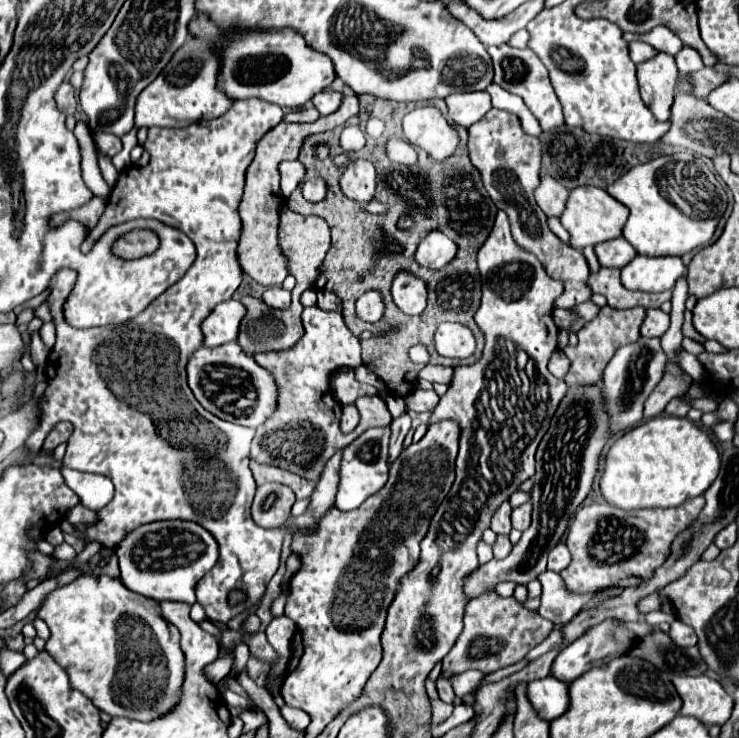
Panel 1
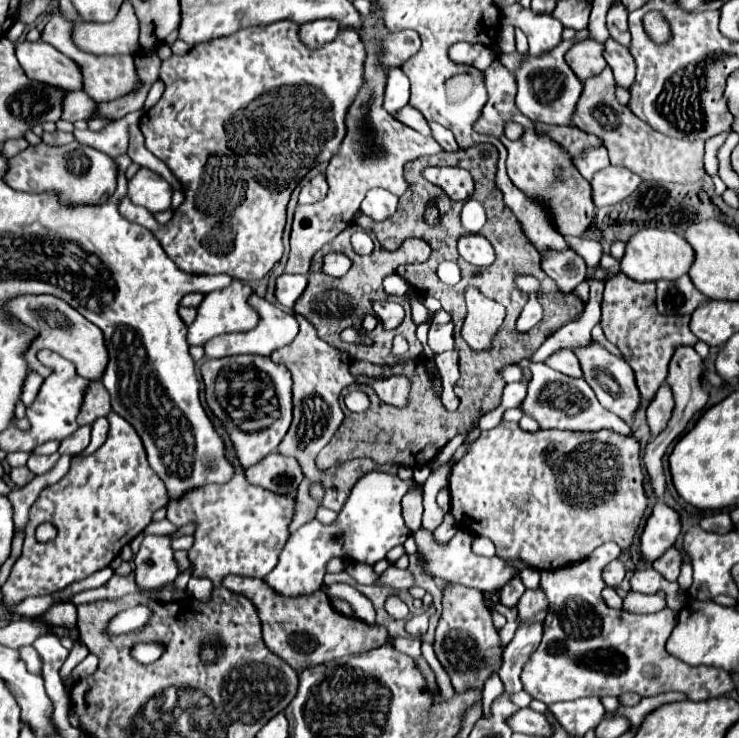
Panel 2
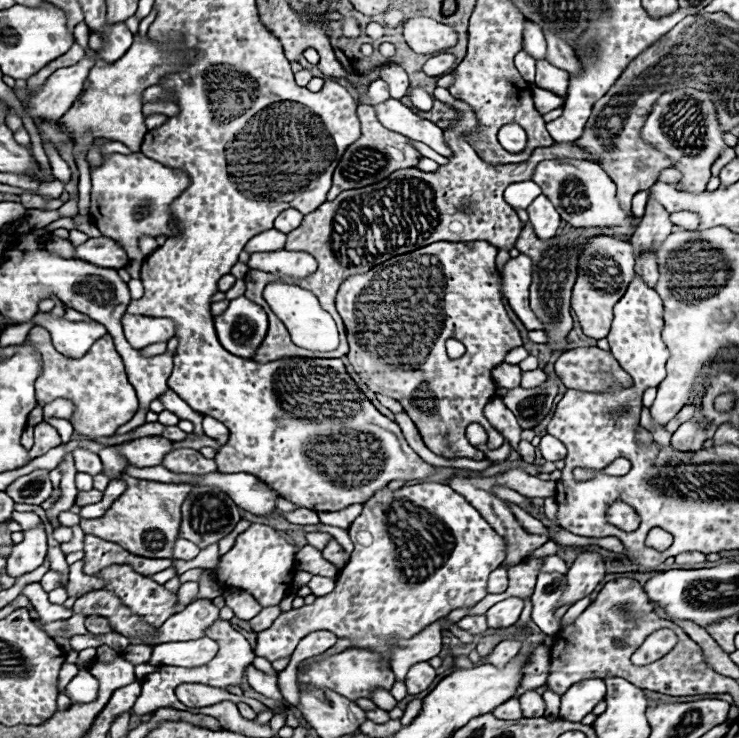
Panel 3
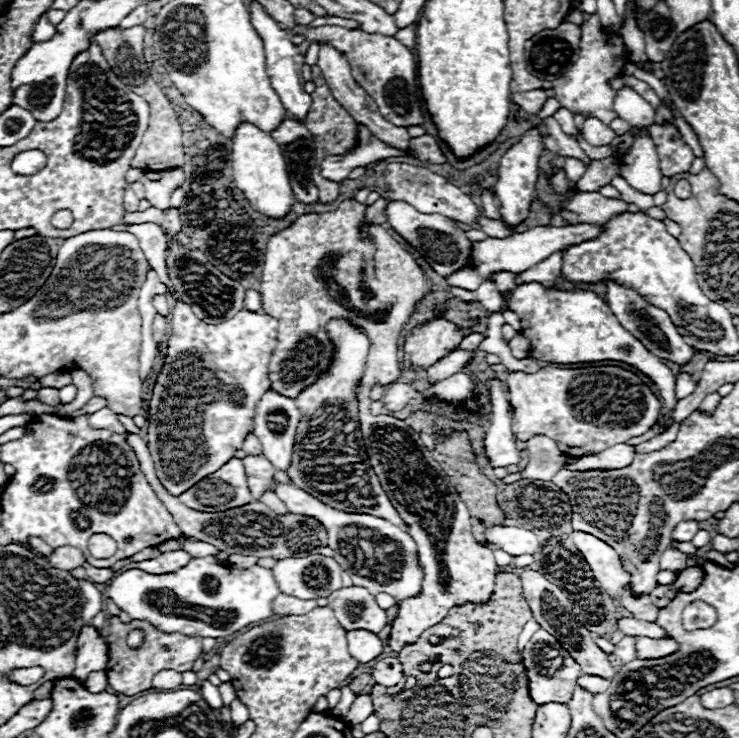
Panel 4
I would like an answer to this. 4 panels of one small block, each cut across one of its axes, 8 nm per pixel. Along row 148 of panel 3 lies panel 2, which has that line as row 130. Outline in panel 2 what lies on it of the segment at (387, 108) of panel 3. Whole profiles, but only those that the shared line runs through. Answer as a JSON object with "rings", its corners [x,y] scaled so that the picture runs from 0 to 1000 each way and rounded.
{"rings":[[[585,165],[582,171],[585,171],[587,187],[593,190],[593,195],[598,195],[601,203],[609,203],[609,206],[617,206],[620,203],[620,195],[614,190],[614,182],[606,173],[601,173],[598,168],[590,168],[590,165]]]}

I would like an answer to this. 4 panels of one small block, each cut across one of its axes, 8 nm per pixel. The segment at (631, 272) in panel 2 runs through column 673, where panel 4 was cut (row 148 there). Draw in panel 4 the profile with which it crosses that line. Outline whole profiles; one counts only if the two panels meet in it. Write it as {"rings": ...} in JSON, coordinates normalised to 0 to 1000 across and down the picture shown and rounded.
{"rings":[[[325,165],[322,173],[317,176],[317,184],[314,184],[314,238],[319,244],[319,252],[330,260],[330,266],[341,276],[341,282],[349,282],[349,287],[355,287],[360,293],[379,295],[398,276],[390,228],[384,222],[384,211],[379,206],[379,198],[373,195],[373,190],[363,179],[352,176],[344,168]]]}

